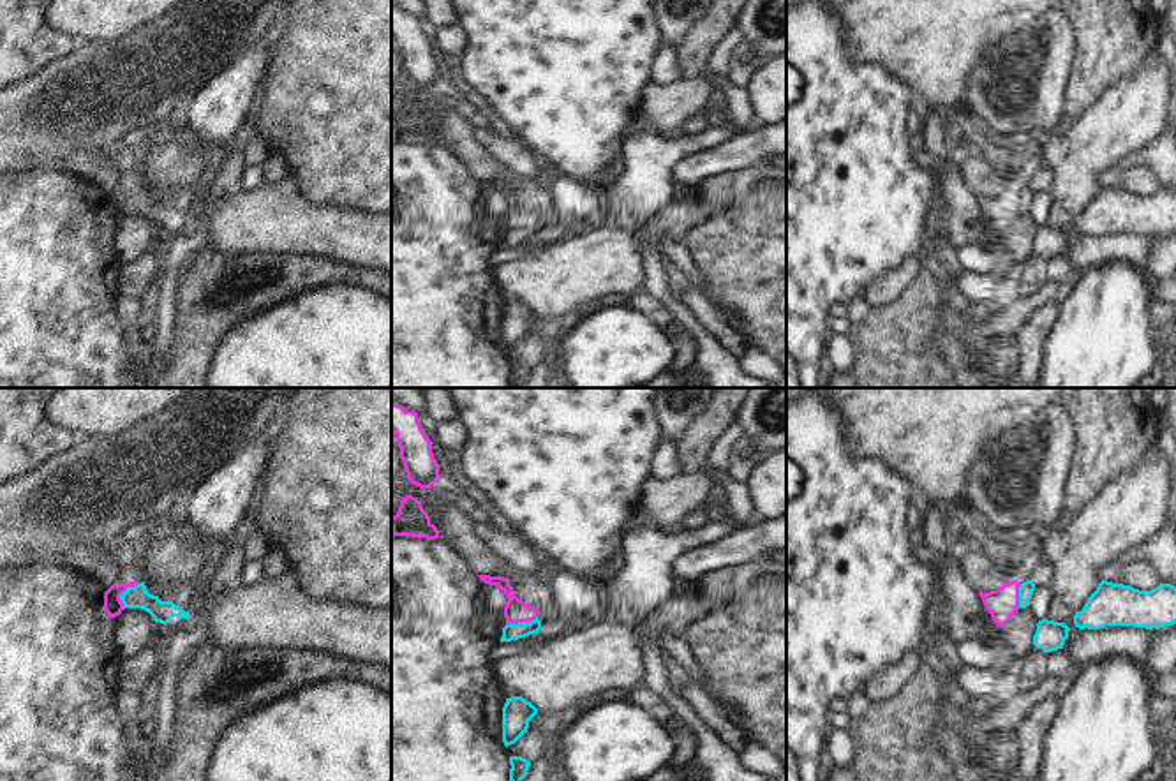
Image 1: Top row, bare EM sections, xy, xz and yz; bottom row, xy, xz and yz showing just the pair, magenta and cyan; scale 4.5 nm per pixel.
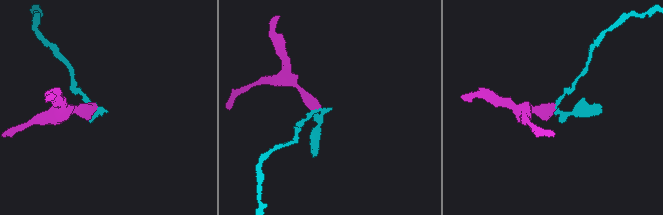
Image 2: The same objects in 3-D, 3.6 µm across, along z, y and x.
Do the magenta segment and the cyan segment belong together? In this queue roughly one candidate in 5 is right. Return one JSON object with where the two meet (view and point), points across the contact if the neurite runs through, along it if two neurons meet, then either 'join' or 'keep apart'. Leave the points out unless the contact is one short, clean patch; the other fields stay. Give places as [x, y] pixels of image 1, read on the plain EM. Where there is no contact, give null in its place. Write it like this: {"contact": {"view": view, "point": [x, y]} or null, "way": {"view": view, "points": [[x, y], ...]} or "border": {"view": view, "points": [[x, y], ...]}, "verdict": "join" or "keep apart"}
{"contact": {"view": "xy", "point": [124, 196]}, "border": {"view": "xy", "points": [[138, 189], [120, 201], [124, 212]]}, "verdict": "keep apart"}

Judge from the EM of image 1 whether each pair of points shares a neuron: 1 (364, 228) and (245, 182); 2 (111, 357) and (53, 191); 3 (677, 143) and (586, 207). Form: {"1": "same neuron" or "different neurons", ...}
{"1": "different neurons", "2": "same neuron", "3": "same neuron"}

